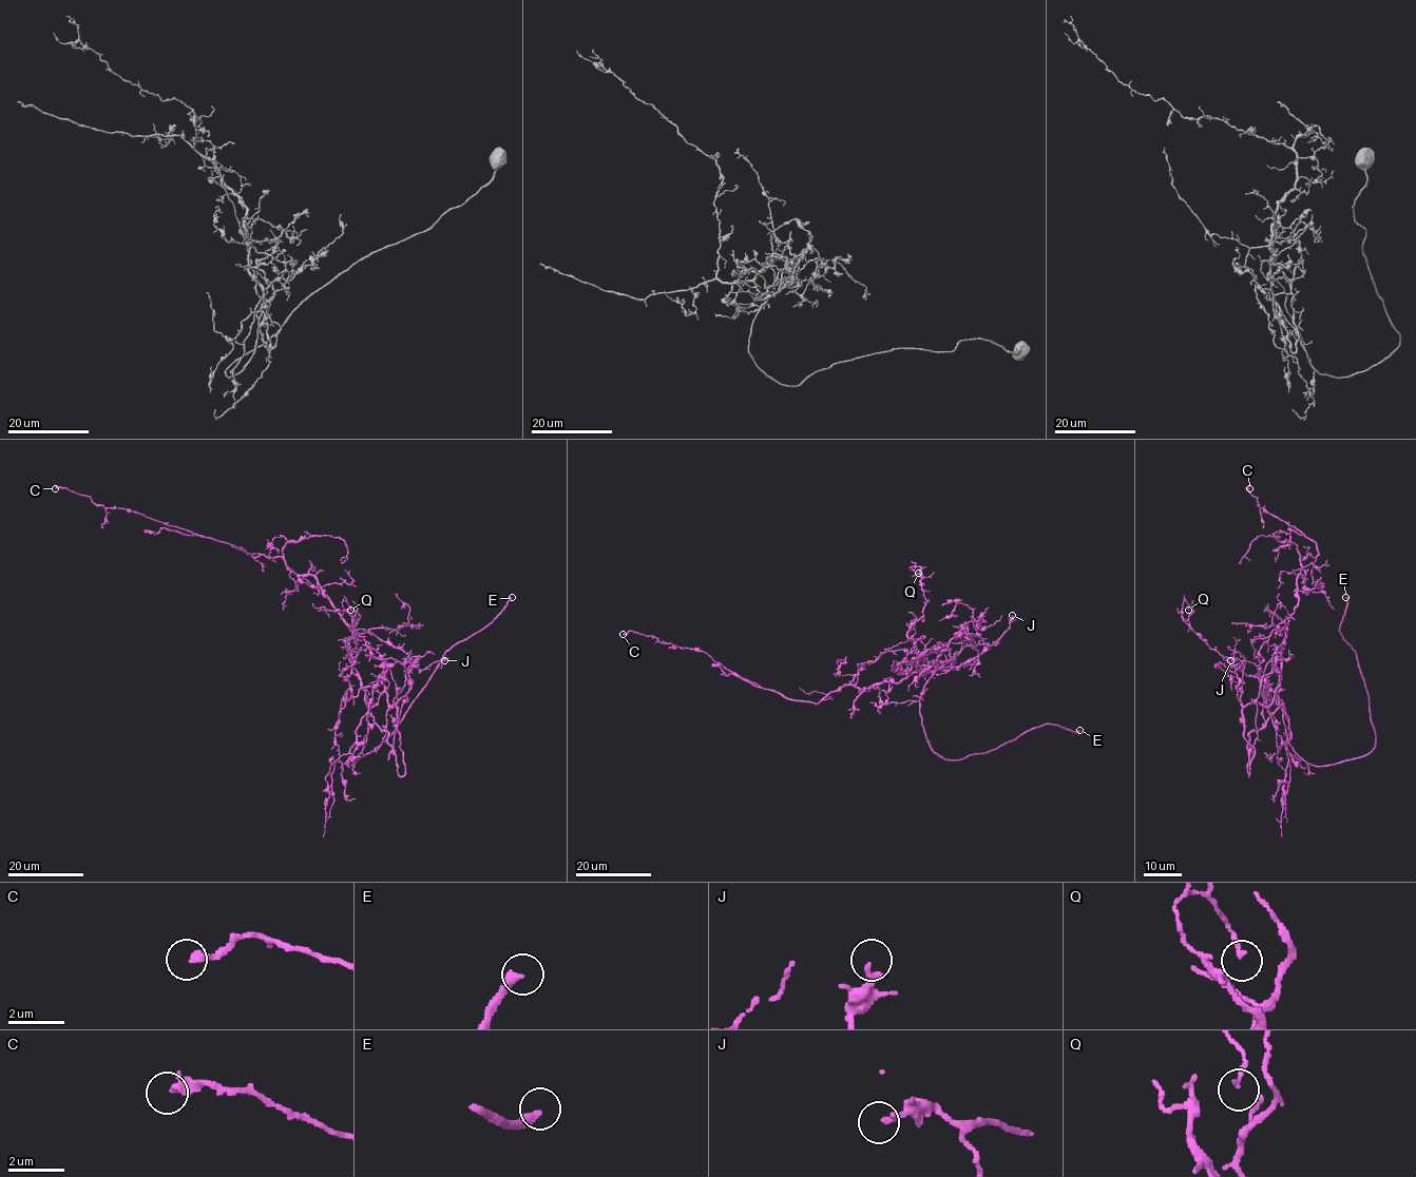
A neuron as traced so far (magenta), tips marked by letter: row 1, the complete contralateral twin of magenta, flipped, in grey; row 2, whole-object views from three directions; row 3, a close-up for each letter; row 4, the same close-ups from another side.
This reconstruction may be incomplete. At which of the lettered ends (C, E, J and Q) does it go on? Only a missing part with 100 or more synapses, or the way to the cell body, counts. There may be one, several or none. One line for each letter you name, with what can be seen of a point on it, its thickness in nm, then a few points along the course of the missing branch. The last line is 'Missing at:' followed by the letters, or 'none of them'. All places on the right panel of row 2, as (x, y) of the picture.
E: at (1345, 597); 360 nm thick
Missing at: E

